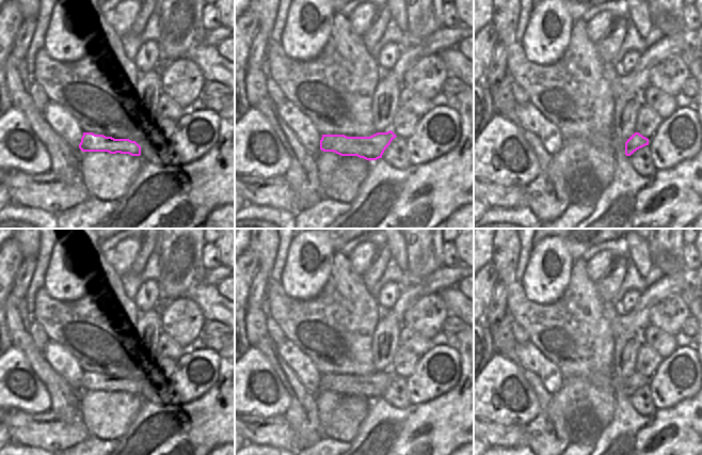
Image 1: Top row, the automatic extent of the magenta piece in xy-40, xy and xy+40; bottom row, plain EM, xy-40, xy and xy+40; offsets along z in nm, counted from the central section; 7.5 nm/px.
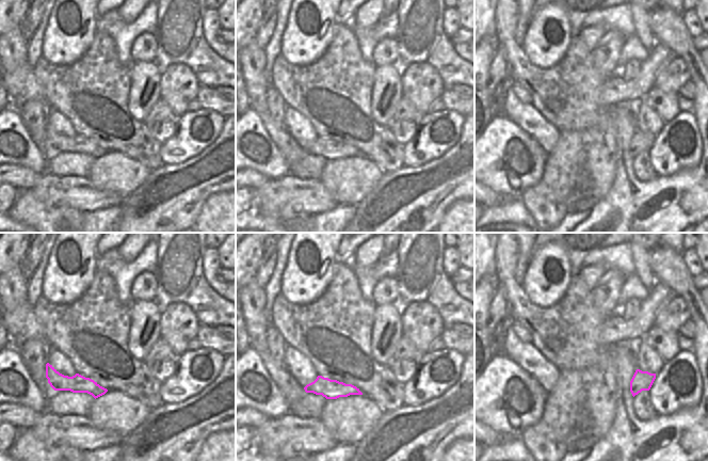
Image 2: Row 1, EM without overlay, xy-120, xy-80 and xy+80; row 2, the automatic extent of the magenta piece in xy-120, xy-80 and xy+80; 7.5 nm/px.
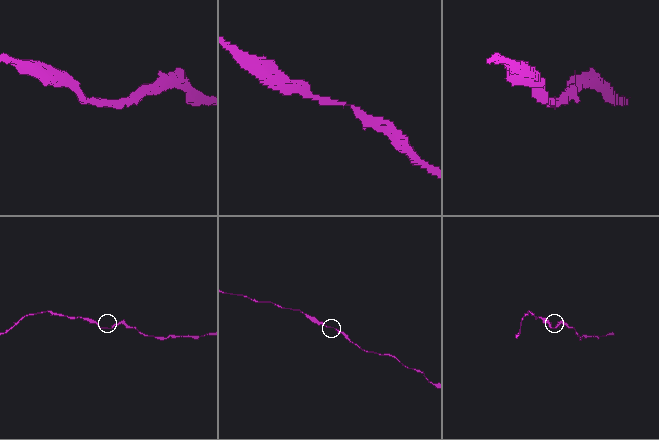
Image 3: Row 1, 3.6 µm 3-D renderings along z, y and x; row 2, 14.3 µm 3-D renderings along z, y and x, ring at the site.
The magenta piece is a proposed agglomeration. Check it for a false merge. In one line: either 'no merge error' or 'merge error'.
no merge error

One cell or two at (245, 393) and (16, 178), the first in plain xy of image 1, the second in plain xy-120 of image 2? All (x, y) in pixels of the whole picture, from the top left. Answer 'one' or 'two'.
two

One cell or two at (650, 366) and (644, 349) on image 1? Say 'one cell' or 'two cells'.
one cell

